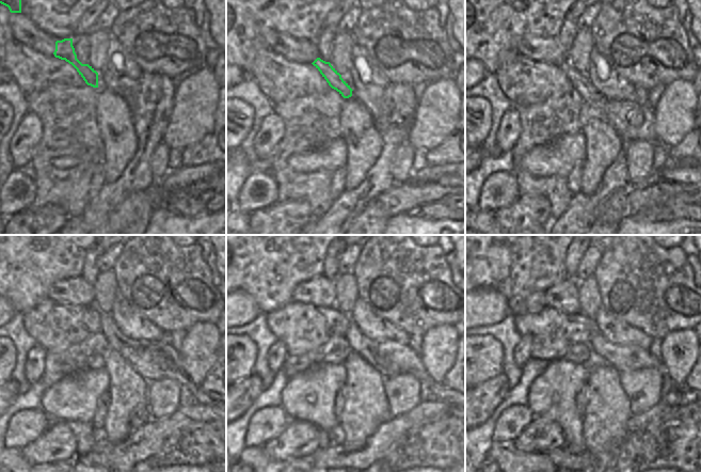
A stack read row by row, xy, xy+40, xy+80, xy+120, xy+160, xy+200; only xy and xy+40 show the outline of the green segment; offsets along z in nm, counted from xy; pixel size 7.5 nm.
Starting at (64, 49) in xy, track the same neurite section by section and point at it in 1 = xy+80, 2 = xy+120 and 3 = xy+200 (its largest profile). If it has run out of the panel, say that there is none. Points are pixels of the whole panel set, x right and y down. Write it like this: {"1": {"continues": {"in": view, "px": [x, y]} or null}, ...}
{"1": {"continues": {"in": "xy+80", "px": [633, 122]}}, "2": {"continues": {"in": "xy+120", "px": [154, 360]}}, "3": {"continues": {"in": "xy+200", "px": [622, 358]}}}

